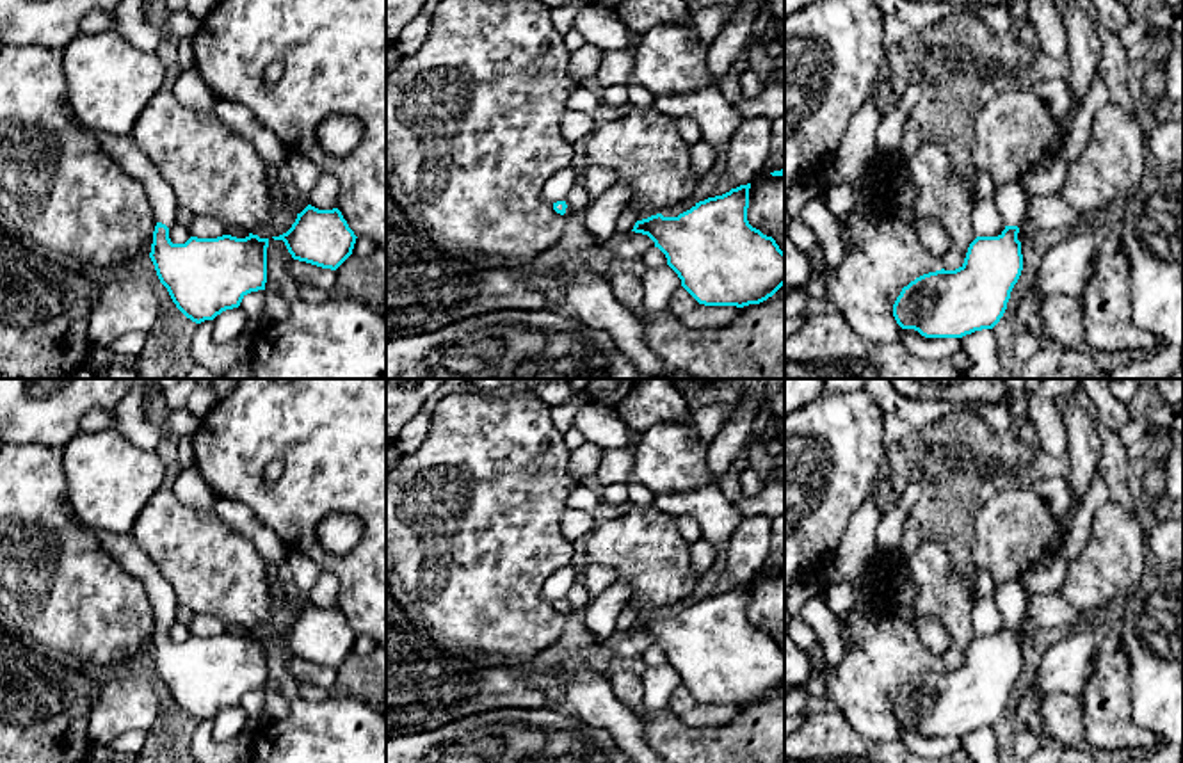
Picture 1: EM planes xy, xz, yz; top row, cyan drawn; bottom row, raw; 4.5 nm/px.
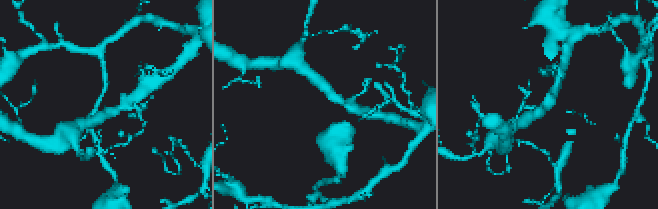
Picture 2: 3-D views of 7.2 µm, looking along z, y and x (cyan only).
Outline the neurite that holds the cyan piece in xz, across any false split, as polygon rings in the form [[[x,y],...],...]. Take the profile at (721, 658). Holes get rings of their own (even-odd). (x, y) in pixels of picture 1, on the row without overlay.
[[[751,582],[708,596],[678,615],[651,614],[637,619],[632,628],[655,640],[681,678],[681,685],[699,703],[736,706],[760,703],[785,683],[785,651],[772,635],[747,619],[749,587]]]

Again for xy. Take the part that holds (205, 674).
[[[100,530],[94,535],[144,583],[157,619],[149,656],[160,681],[187,717],[196,722],[213,719],[238,706],[247,692],[265,688],[269,637],[249,631],[245,637],[190,635],[185,642],[173,642],[169,626],[176,621],[176,594],[153,560],[132,535]]]

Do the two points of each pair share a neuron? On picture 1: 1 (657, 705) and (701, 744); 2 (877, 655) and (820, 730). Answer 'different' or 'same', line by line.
1: different
2: different

